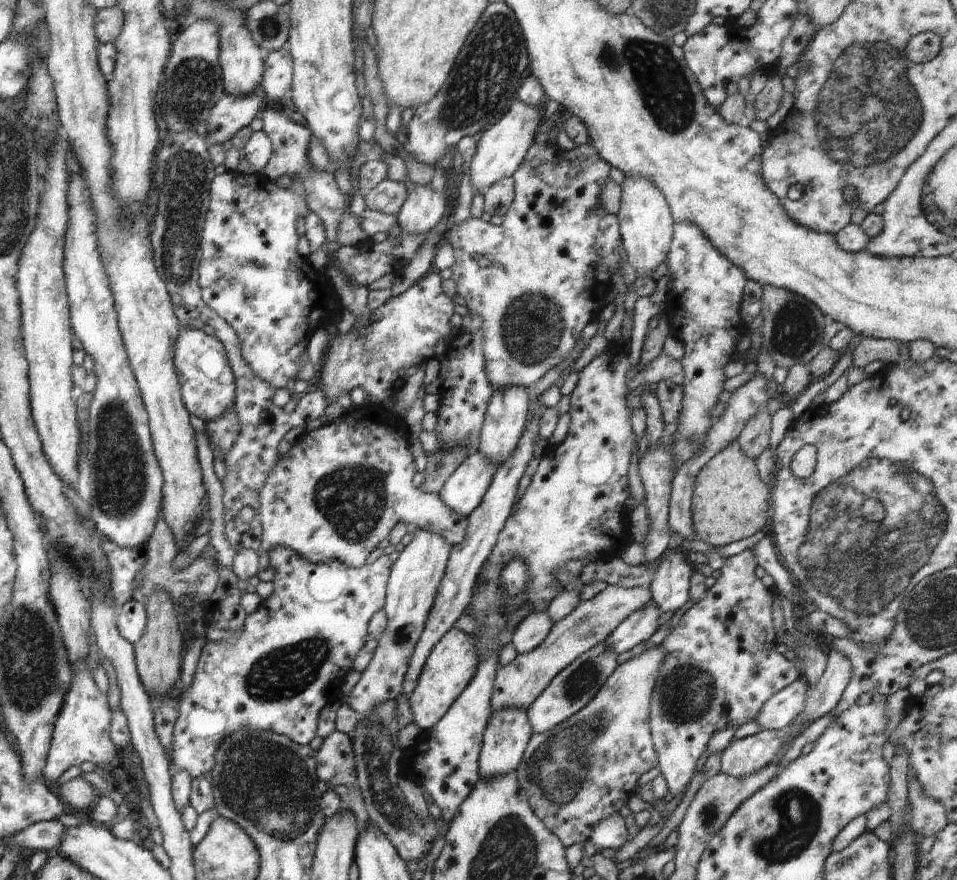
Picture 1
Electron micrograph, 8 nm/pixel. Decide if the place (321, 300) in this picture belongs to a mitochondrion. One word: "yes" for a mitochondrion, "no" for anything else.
no

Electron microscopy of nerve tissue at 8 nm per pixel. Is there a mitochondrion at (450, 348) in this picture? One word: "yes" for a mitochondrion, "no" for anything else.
no

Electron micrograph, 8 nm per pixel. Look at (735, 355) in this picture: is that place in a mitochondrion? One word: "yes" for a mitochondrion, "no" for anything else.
no

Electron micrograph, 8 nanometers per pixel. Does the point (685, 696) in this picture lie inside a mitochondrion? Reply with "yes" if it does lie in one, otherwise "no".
yes

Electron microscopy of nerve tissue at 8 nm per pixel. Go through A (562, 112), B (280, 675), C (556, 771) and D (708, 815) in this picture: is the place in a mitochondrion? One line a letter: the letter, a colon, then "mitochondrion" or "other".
A: other
B: mitochondrion
C: mitochondrion
D: mitochondrion

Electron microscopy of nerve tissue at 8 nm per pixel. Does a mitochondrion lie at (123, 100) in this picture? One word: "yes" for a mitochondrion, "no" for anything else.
yes

